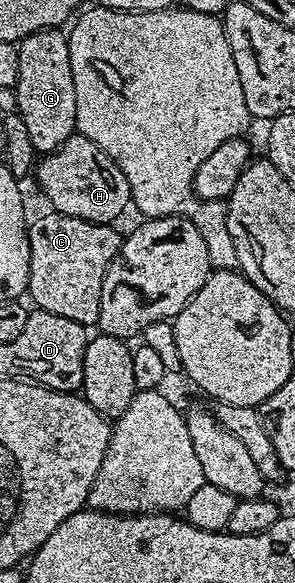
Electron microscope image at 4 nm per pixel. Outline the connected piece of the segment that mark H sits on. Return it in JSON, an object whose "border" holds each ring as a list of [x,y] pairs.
{"border":[[[79,133],[70,136],[58,150],[45,154],[37,162],[34,177],[50,198],[51,208],[61,215],[110,225],[131,206],[130,185],[122,169],[115,166],[113,159],[89,138]]]}

